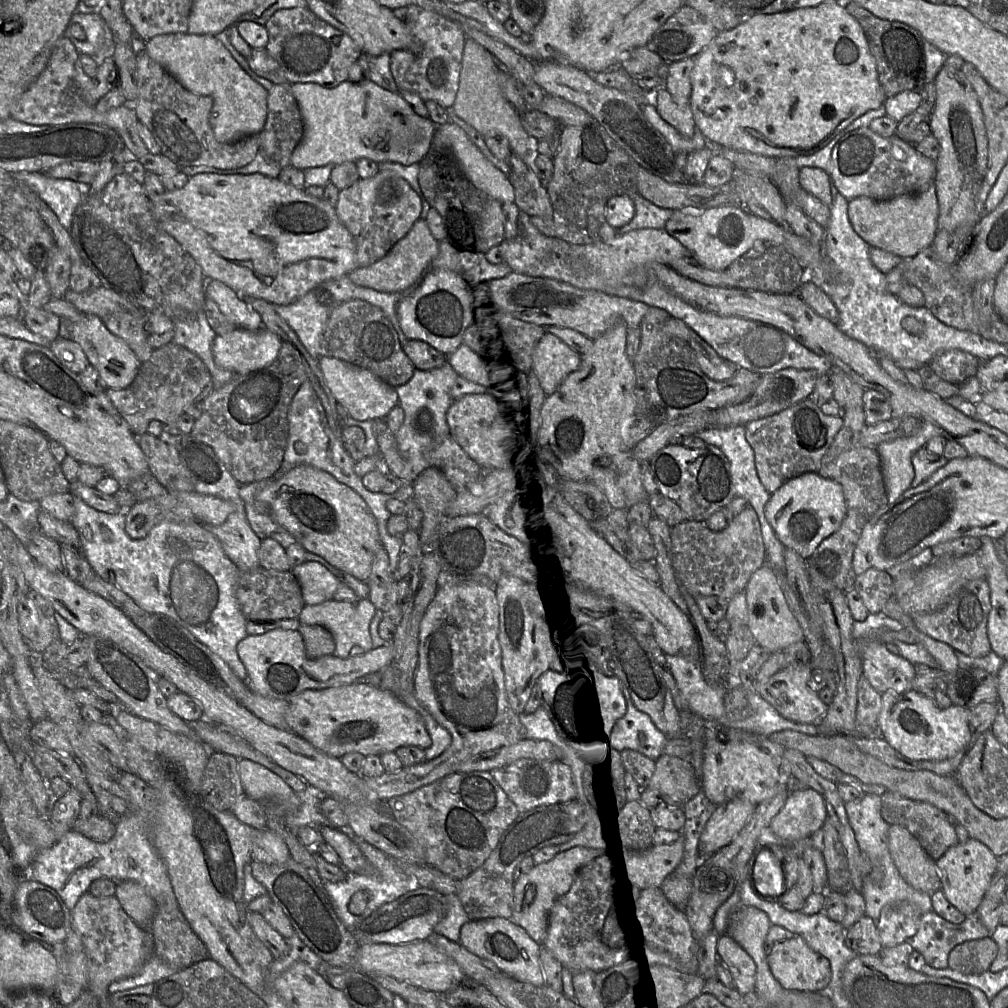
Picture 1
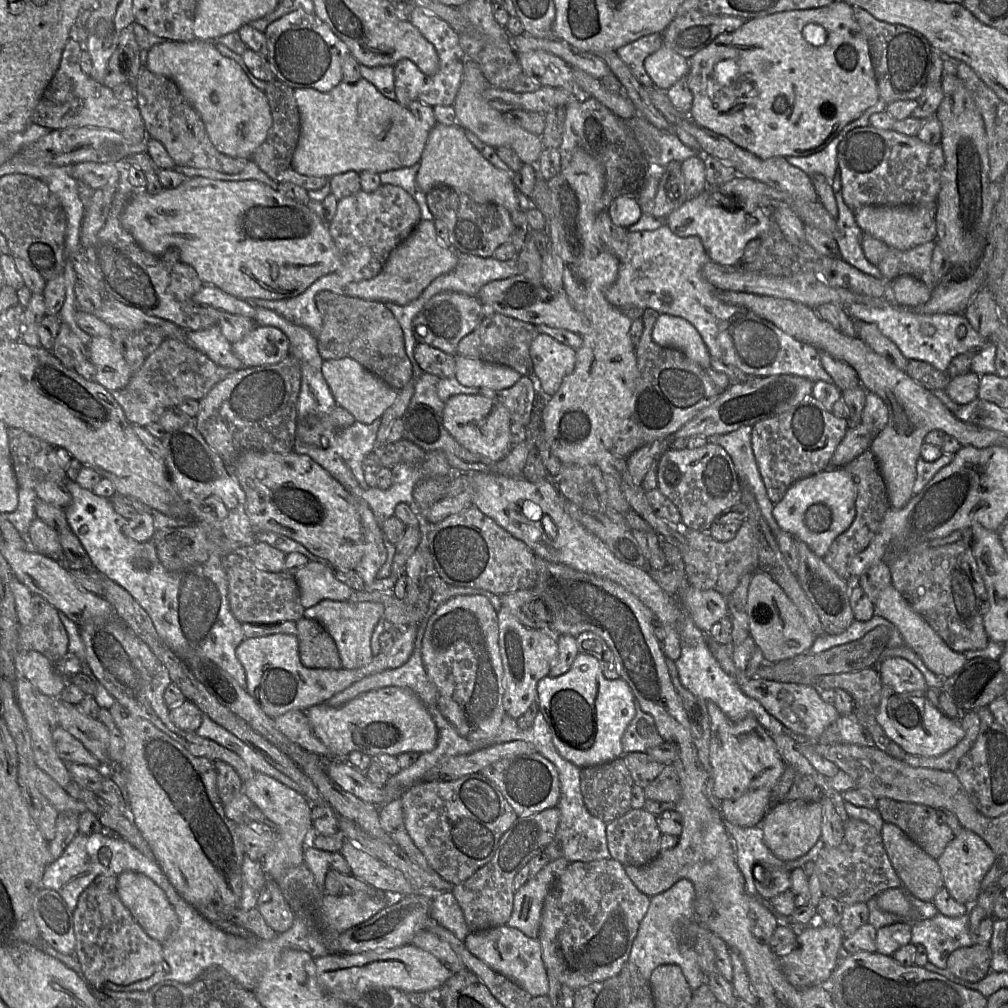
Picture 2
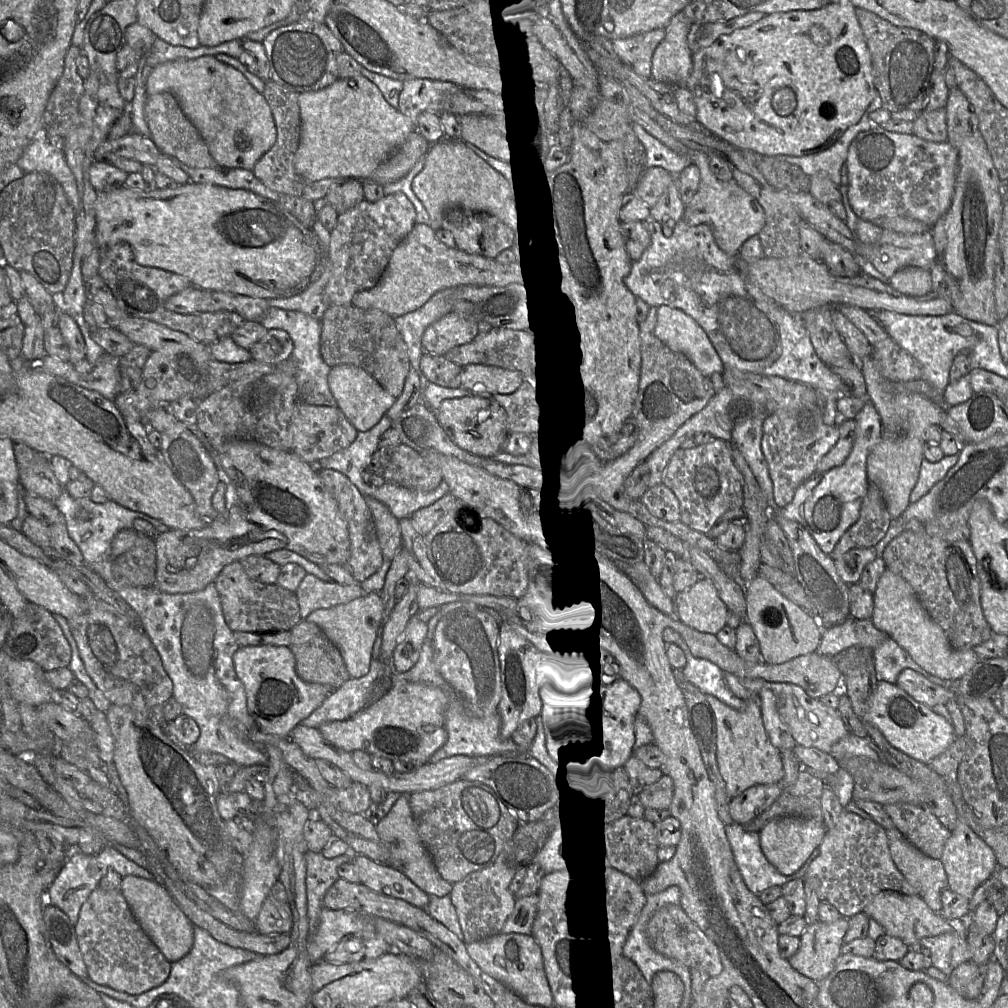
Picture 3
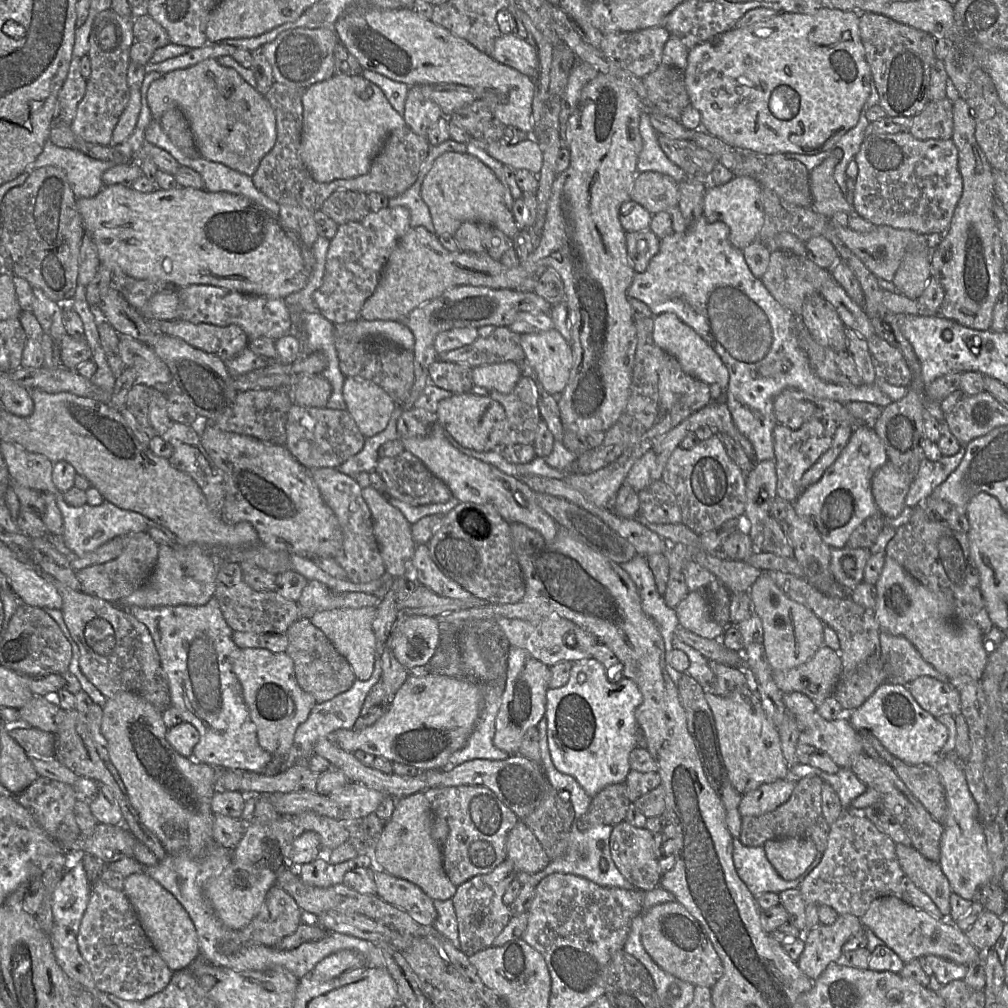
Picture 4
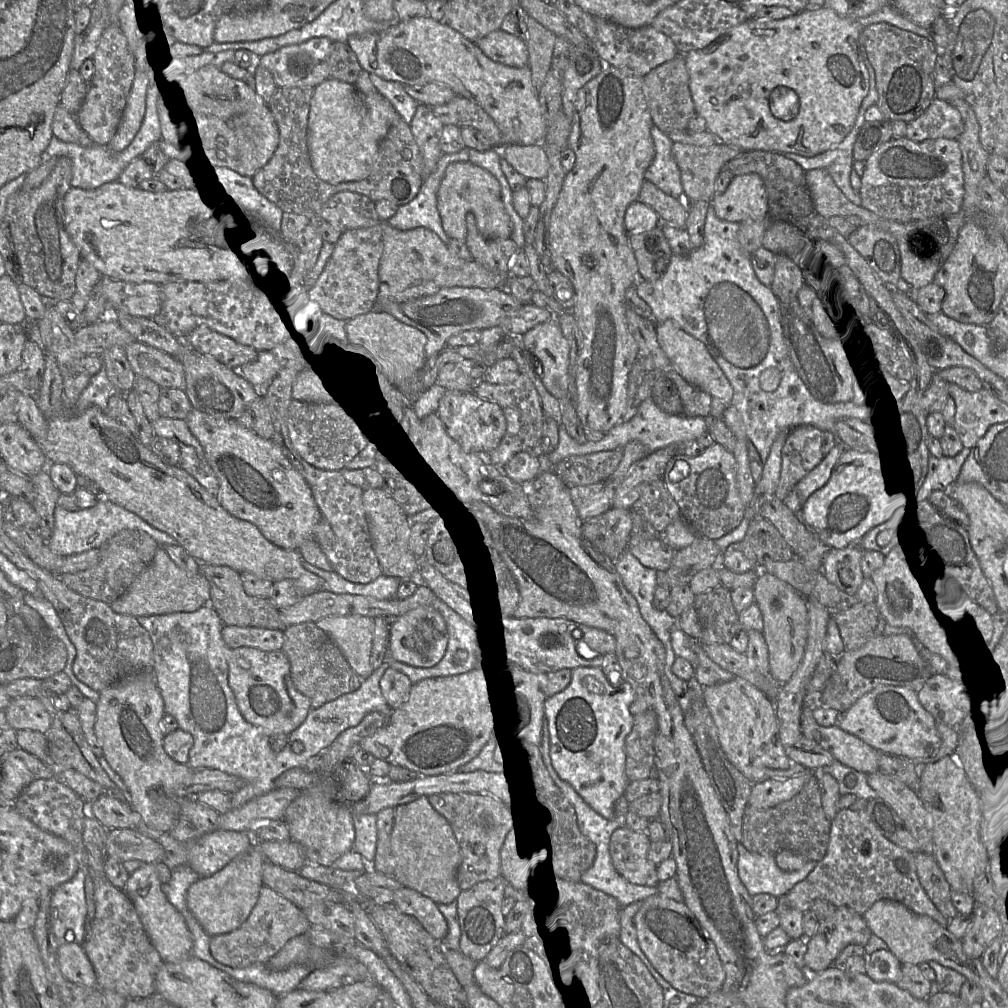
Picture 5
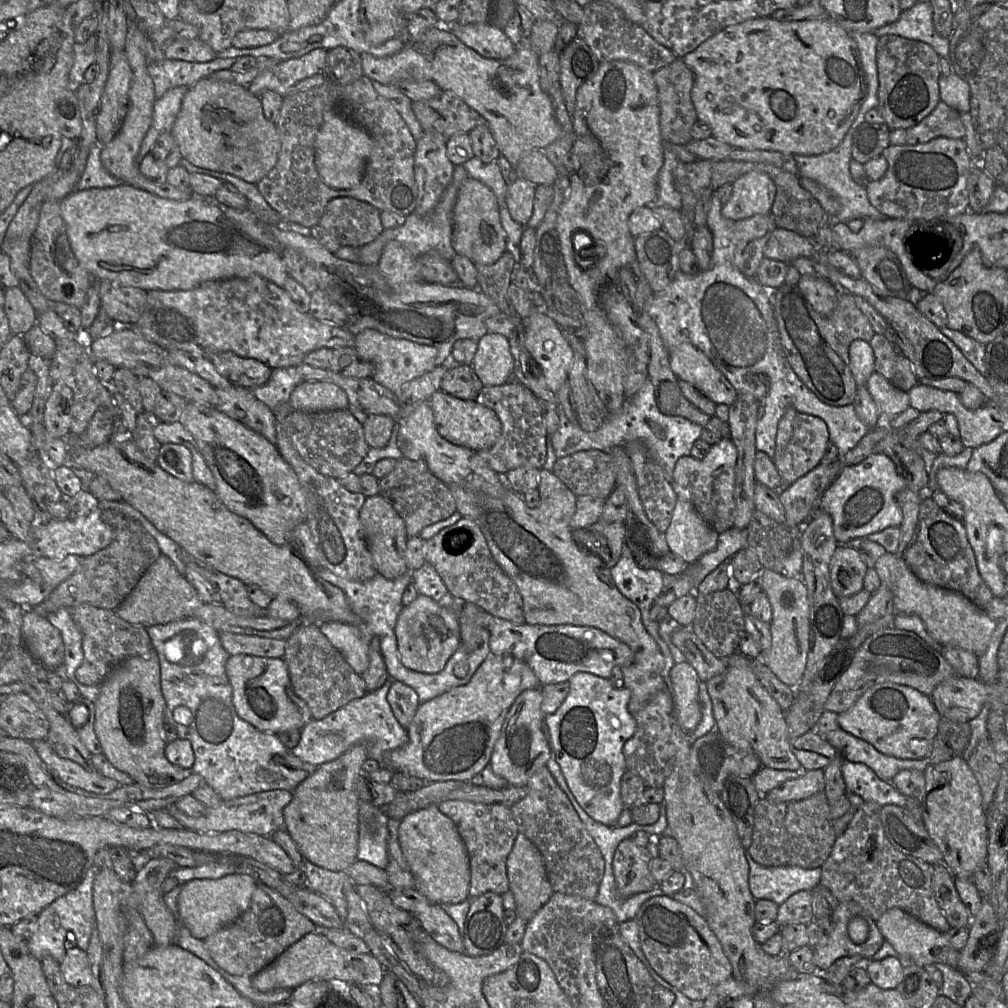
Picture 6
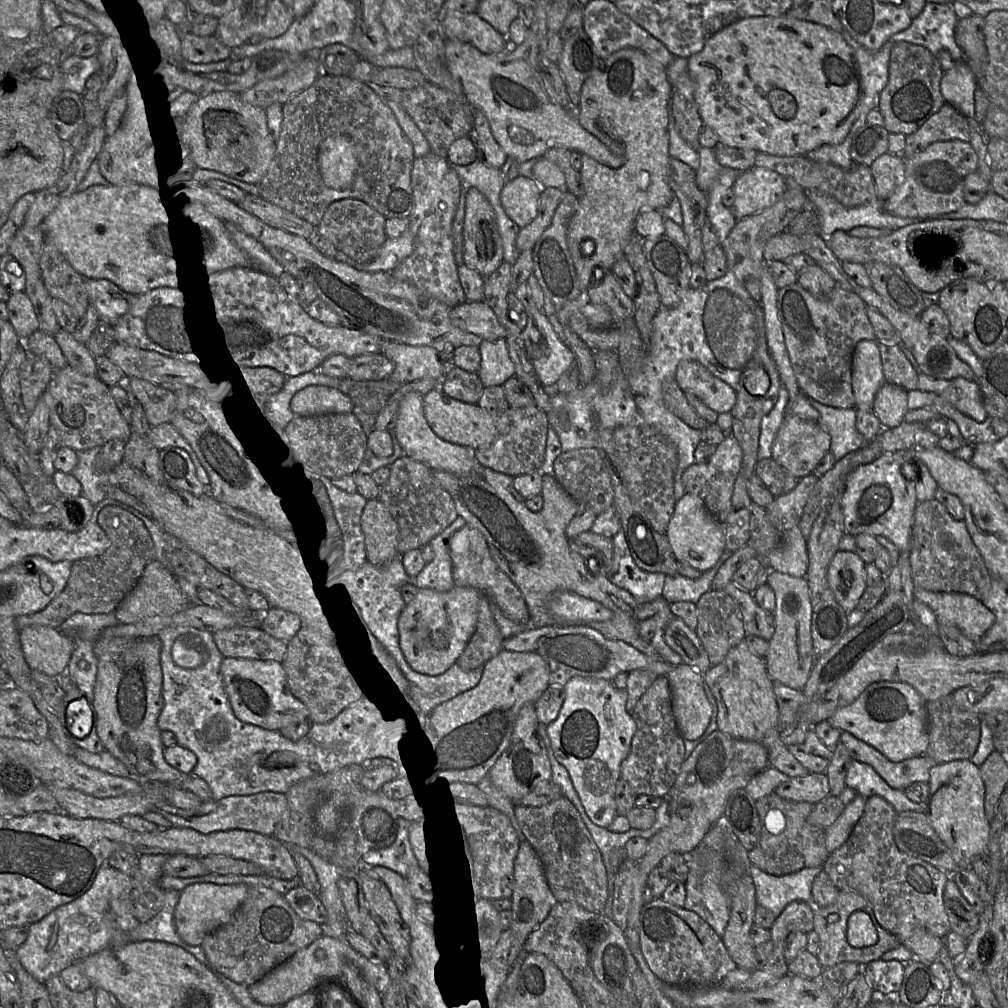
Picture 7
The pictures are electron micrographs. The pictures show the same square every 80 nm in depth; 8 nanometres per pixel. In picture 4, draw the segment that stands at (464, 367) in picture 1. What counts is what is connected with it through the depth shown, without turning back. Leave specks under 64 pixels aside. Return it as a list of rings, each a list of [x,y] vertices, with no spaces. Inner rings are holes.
[[[506,361],[473,368],[473,384],[501,393],[510,393],[522,376],[515,362]]]

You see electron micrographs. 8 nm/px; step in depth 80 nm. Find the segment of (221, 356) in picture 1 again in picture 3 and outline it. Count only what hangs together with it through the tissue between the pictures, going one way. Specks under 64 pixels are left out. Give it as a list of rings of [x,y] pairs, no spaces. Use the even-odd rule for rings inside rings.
[[[270,329],[250,348],[249,352],[254,361],[277,365],[291,358],[293,348],[293,341],[288,333]]]

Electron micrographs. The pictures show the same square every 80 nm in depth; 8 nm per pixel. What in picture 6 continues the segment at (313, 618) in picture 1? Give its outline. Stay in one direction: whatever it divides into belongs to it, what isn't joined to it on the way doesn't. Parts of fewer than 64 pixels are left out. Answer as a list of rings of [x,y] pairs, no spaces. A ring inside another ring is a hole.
[[[325,621],[319,622],[318,626],[350,667],[362,675],[369,666],[370,641],[374,635],[363,621],[359,624]]]

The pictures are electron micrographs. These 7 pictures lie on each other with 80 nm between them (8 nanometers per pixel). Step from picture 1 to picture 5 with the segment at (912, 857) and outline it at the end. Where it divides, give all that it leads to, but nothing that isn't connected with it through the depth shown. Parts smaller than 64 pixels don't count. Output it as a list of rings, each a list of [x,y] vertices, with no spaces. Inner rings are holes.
[[[921,851],[913,855],[919,881],[932,902],[948,919],[959,915],[952,902],[951,885],[936,858]]]

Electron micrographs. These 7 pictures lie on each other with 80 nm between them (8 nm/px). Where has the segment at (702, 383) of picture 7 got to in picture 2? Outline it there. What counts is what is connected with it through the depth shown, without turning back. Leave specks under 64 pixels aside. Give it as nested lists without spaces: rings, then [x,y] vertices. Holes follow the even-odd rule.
[[[660,314],[654,324],[652,337],[660,346],[682,351],[704,370],[711,367],[712,357],[706,344],[687,320],[669,314]]]

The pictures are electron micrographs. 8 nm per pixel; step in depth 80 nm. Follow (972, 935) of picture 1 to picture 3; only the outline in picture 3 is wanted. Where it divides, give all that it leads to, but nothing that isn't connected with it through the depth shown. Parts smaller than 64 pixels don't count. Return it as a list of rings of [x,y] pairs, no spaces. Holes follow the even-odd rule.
[[[963,919],[949,921],[954,927],[953,932],[926,937],[918,943],[918,946],[925,947],[929,951],[932,966],[948,977],[957,966],[971,959],[966,941],[967,922]]]

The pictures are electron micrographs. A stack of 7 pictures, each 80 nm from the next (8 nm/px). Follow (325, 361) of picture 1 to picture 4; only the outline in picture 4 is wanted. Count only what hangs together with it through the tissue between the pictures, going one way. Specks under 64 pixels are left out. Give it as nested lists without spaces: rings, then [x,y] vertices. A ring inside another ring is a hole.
[[[346,377],[343,397],[346,410],[365,437],[383,431],[398,405],[383,388],[361,377]]]

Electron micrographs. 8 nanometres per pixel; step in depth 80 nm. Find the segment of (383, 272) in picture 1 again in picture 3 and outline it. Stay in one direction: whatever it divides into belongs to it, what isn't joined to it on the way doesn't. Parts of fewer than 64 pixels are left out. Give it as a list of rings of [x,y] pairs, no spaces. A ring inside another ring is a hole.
[[[417,223],[394,249],[377,285],[357,293],[352,304],[364,310],[377,309],[397,317],[419,309],[441,290],[466,285],[505,286],[523,280],[525,270],[523,252],[515,256],[510,264],[500,264],[496,259],[448,247],[437,238],[429,225]]]

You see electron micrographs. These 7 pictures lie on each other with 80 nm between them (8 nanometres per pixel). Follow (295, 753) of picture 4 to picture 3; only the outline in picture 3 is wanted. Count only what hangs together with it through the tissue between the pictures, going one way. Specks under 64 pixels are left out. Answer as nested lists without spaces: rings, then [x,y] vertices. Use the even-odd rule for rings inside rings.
[[[380,626],[373,645],[369,672],[360,678],[351,677],[339,688],[332,690],[322,704],[303,720],[304,725],[318,729],[325,722],[346,720],[368,705],[382,667],[381,659],[377,659],[382,640],[383,628]]]

